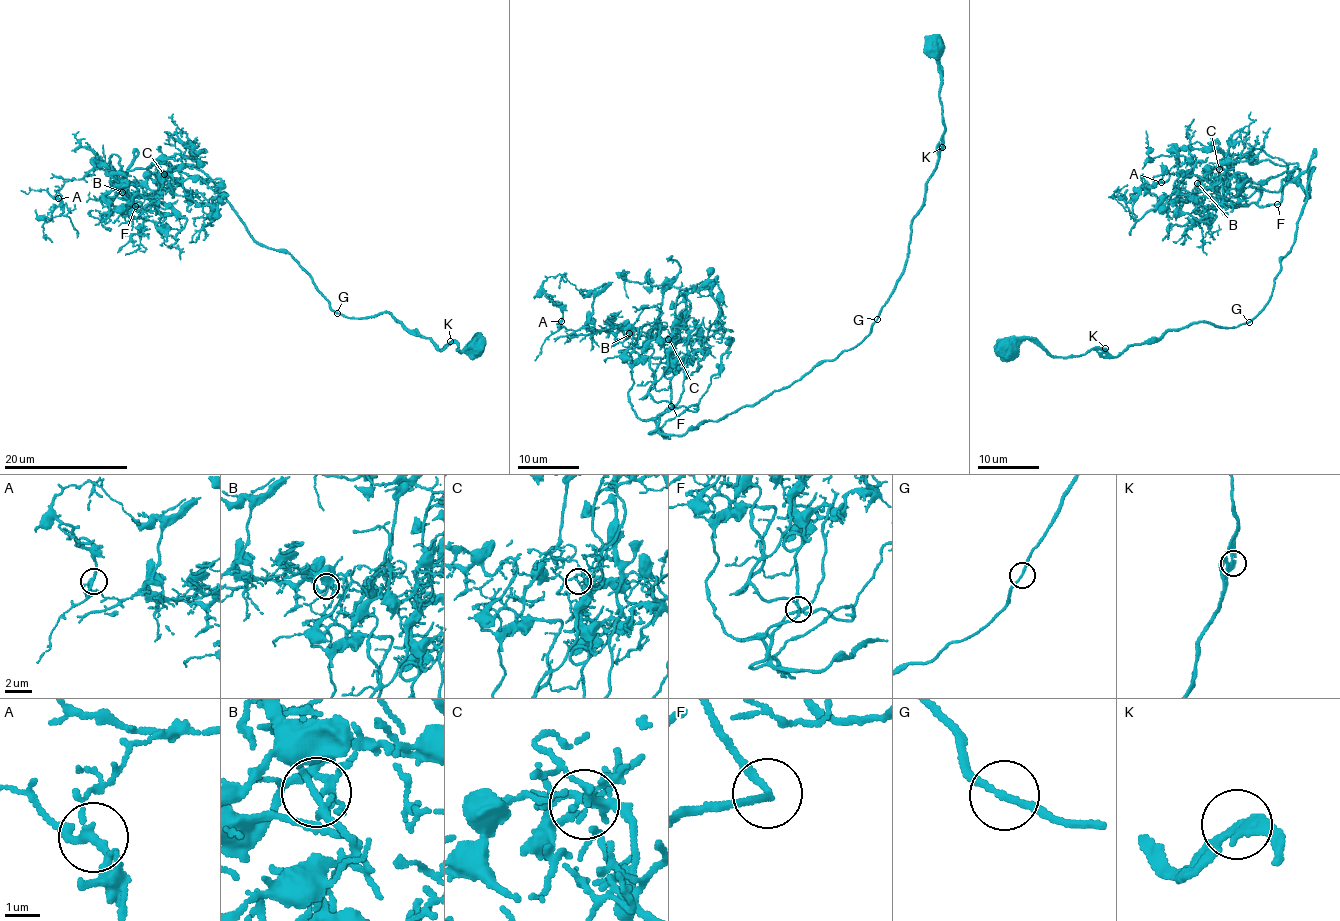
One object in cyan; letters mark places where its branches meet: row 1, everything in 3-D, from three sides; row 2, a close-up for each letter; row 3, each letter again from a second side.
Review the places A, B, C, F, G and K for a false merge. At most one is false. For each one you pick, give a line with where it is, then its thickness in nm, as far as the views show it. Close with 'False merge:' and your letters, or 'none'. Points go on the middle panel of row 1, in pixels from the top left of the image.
False merge: none

